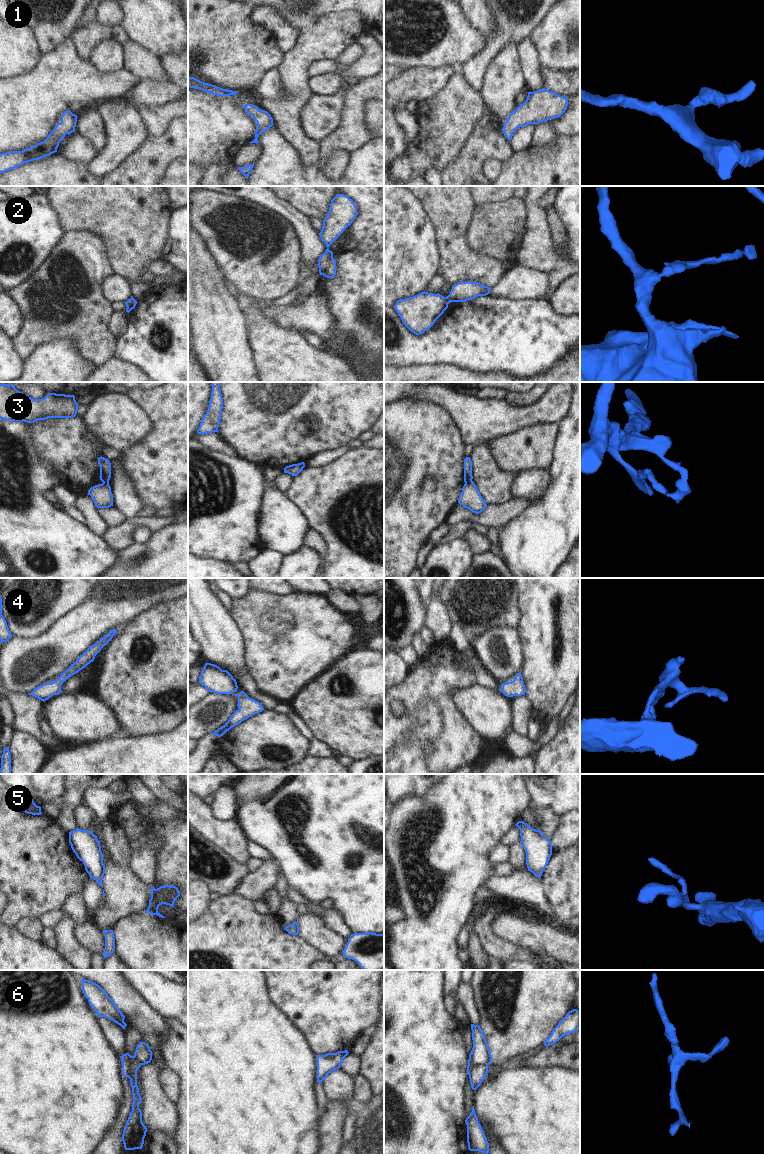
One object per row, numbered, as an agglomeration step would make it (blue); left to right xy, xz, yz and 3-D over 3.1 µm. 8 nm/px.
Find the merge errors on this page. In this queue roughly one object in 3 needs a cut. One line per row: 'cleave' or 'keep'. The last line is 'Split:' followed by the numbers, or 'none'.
1: keep
2: cleave
3: cleave
4: keep
5: keep
6: cleave
Split: 2, 3, 6

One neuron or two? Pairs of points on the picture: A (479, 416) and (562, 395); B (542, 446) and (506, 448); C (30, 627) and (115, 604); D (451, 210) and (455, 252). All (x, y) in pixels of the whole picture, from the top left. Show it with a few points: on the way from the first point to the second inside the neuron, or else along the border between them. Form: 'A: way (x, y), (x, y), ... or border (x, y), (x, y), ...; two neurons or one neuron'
A: way (500, 416), (529, 416), (541, 412); one neuron
B: way (533, 446), (515, 448); one neuron
C: border (76, 607), (63, 614), (38, 635); two neurons
D: way (451, 220), (452, 242); one neuron

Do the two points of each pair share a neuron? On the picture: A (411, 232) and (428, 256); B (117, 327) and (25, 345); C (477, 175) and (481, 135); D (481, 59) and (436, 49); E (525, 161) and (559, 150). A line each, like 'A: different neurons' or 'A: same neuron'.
A: same neuron
B: different neurons
C: same neuron
D: different neurons
E: same neuron

